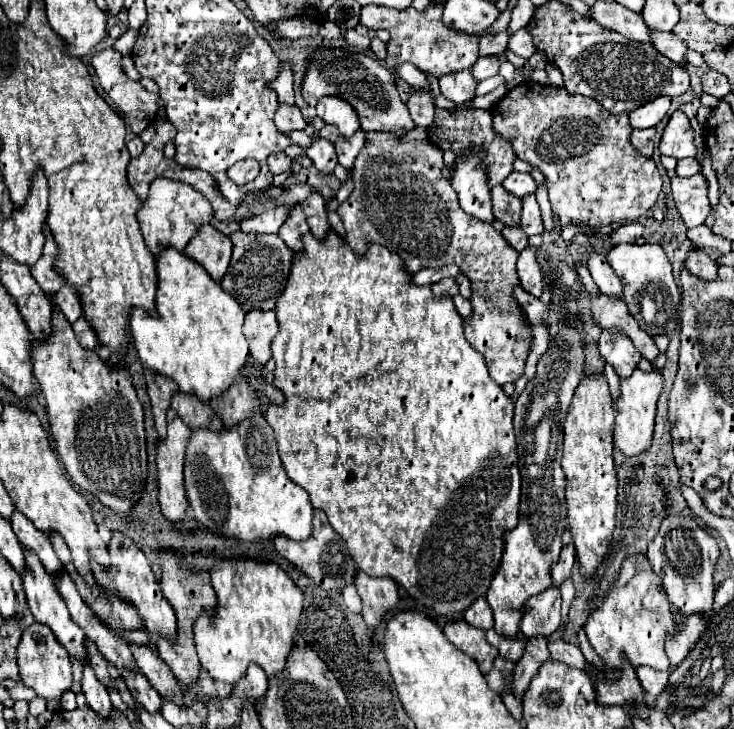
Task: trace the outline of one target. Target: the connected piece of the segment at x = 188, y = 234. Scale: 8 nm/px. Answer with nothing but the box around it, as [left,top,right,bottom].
[137,178,213,254]

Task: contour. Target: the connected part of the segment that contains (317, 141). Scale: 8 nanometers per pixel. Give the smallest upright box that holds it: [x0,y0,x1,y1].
[305,136,337,174]

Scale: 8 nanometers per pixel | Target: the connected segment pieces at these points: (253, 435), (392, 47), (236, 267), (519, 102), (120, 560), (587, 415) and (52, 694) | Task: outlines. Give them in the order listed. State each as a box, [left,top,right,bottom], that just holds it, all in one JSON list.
[[185,410,313,542],[359,2,479,78],[221,234,293,312],[493,82,661,228],[93,532,177,638],[563,374,617,574],[17,622,71,700]]

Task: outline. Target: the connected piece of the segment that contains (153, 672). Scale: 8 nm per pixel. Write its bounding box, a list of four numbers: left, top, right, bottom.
[129,642,183,704]

